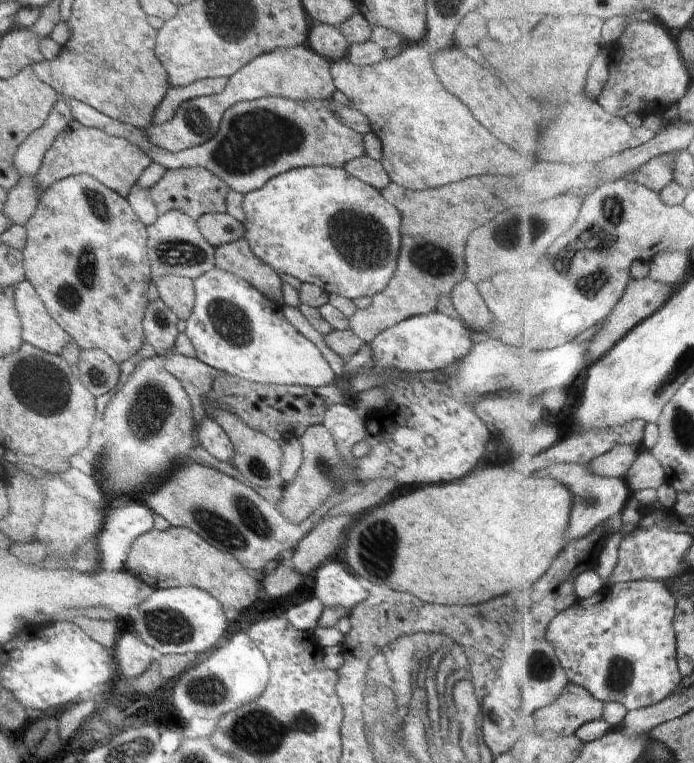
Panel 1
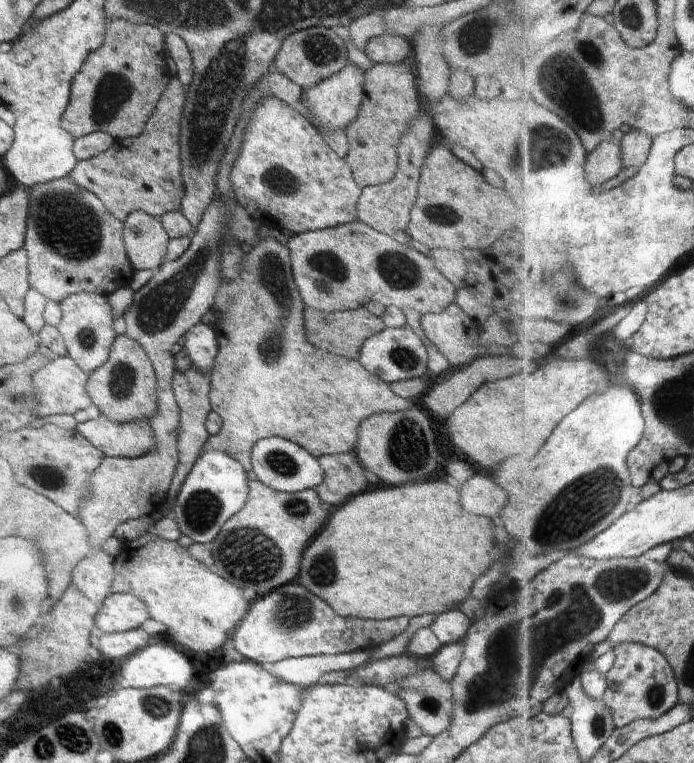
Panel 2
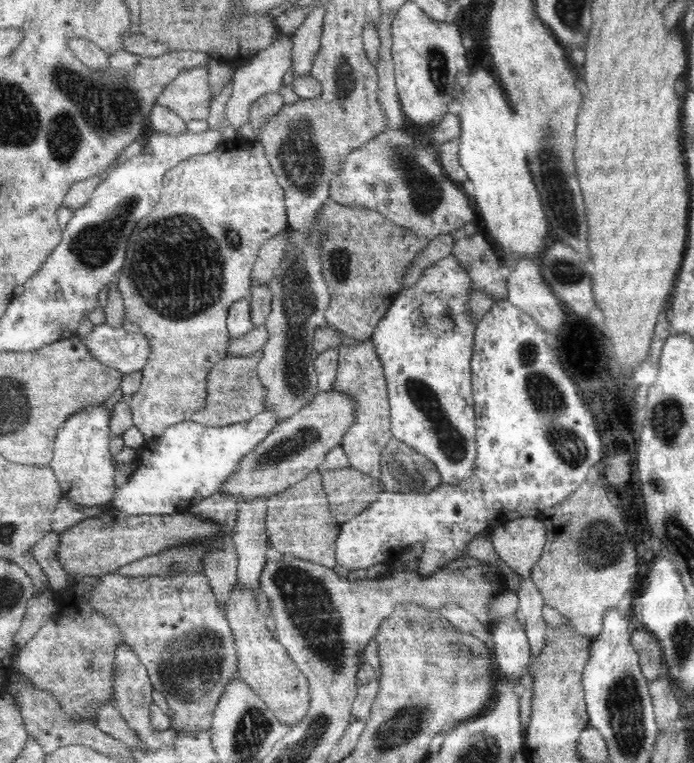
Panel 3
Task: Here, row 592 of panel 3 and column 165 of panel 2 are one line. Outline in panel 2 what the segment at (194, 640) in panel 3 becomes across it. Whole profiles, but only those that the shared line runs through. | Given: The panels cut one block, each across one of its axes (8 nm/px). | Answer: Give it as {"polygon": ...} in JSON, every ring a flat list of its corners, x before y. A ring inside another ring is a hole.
{"polygon":[[172,76,142,134,124,140,115,138,111,148,85,161,77,161,70,172,73,181,95,194,119,221,124,222,132,211,144,211,157,219,169,212,180,212,185,191,179,147,185,91,178,77]]}

